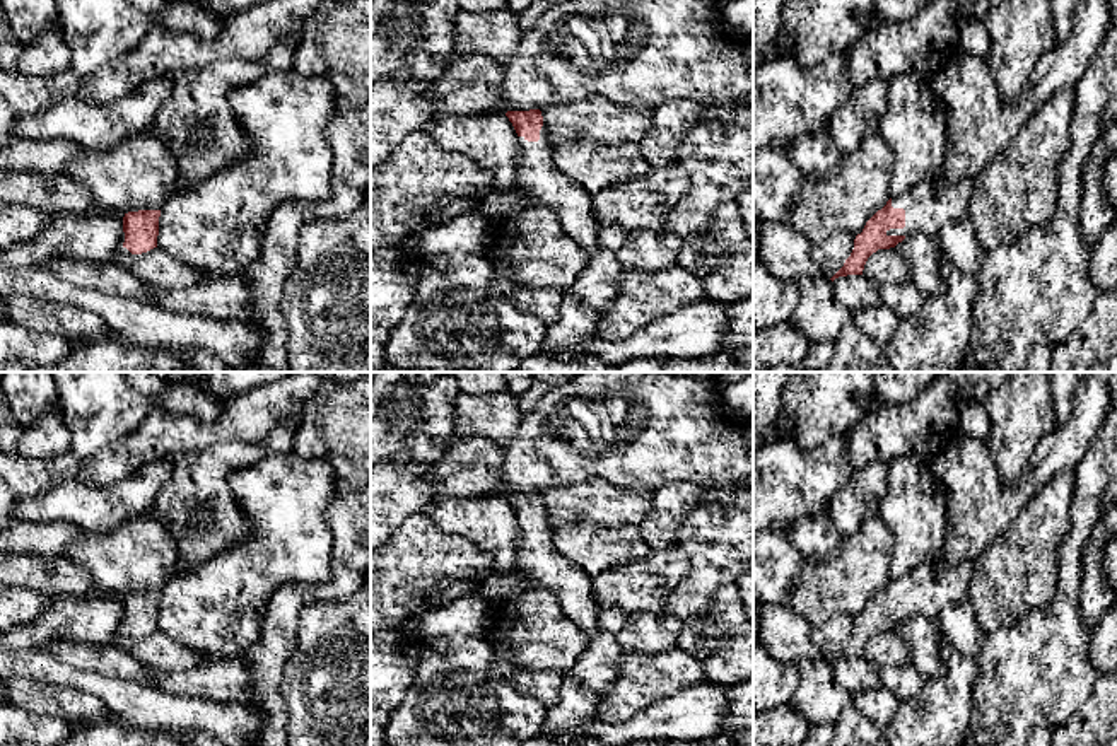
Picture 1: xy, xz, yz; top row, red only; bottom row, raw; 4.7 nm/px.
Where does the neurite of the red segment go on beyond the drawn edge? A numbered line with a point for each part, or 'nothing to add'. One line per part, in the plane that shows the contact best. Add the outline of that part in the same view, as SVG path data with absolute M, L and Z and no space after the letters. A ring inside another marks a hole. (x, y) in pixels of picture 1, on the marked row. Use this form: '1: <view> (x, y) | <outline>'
1: yz (929, 205) | M965 178L951 184L927 179L904 195L892 196L892 207L905 210L905 227L890 229L886 236L910 237L915 232L924 232L938 237L946 224L968 217L974 186L975 178Z

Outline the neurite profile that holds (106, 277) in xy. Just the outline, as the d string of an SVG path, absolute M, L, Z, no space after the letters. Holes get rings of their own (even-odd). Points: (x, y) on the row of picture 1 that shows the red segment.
M51 258L41 268L75 287L154 302L154 287L113 261L87 263L75 258Z

